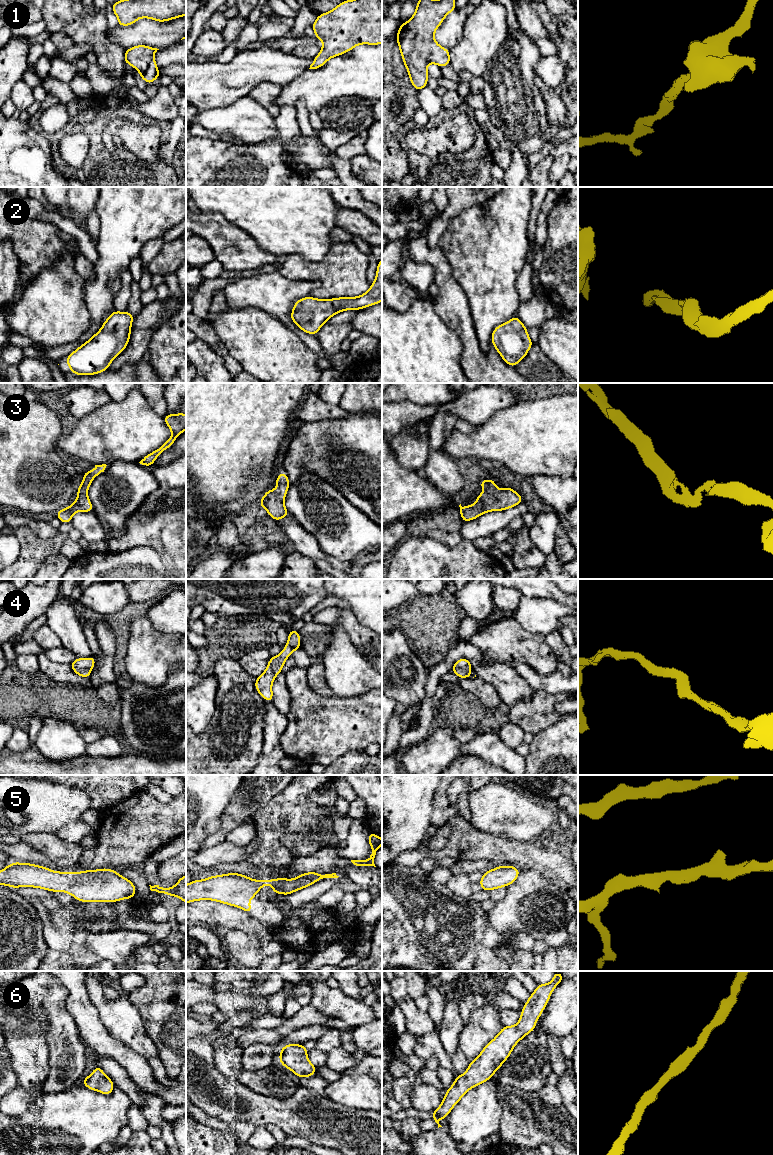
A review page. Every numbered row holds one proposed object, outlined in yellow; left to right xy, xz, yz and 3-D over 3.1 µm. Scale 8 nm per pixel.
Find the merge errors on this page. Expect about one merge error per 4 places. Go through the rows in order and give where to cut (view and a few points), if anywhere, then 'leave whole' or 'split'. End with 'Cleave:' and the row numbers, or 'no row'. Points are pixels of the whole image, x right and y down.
1: cut none; leave whole
2: cut none; leave whole
3: cut none; leave whole
4: cut none; leave whole
5: cut none; leave whole
6: cut none; leave whole
Cleave: no row

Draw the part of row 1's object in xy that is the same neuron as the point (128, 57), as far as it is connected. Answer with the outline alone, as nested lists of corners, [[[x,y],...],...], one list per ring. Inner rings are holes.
[[[146,45],[131,47],[125,51],[124,63],[138,70],[140,78],[144,79],[147,84],[152,84],[160,76],[160,71],[154,59],[154,55],[158,50]]]

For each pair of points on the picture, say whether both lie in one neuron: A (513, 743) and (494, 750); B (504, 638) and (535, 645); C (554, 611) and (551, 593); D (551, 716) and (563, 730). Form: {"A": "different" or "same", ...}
{"A": "different", "B": "same", "C": "different", "D": "different"}

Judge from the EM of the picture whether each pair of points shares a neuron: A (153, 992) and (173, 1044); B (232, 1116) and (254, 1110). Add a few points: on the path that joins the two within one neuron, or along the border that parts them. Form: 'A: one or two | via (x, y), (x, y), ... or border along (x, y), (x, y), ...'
A: one | via (166, 1005), (173, 1012), (173, 1031)
B: one | via (237, 1114), (245, 1114), (249, 1111)

